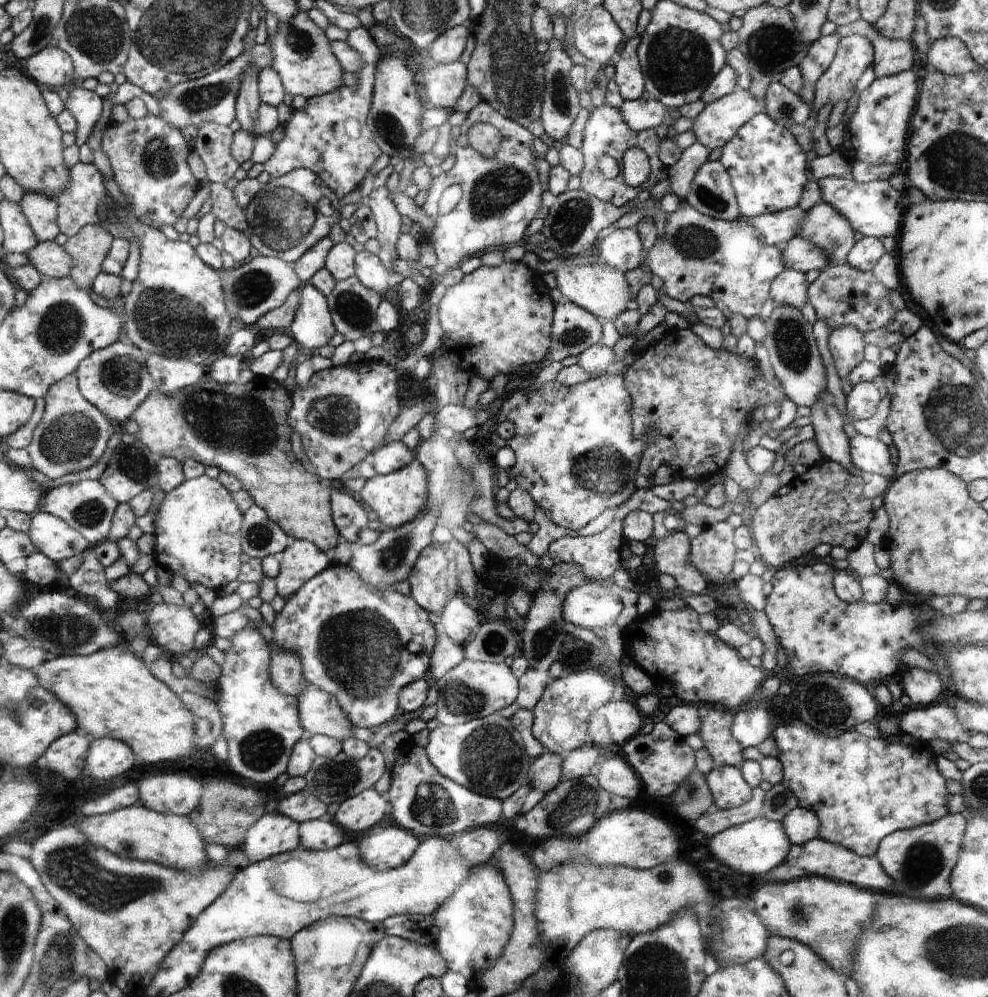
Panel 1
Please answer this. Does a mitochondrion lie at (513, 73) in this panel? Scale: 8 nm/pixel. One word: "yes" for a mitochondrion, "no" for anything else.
yes

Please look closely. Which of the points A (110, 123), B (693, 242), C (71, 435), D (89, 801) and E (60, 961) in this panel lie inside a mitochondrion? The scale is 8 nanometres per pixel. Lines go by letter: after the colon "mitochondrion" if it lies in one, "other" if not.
A: other
B: mitochondrion
C: mitochondrion
D: other
E: mitochondrion

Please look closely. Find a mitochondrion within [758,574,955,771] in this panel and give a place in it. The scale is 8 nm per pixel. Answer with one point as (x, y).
(825, 701)

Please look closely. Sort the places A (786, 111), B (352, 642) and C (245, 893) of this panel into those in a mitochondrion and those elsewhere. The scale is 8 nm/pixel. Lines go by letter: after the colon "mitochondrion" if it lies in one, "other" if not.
A: mitochondrion
B: mitochondrion
C: other

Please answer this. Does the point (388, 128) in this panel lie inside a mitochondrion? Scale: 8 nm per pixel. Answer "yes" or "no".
yes

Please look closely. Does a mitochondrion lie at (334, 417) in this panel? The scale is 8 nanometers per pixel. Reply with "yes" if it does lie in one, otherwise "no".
yes

